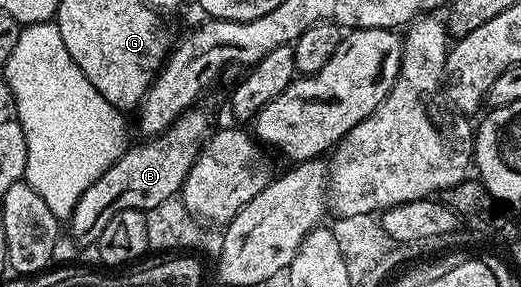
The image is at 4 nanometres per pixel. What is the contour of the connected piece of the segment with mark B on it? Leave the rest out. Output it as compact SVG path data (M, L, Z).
M199 109L188 110L164 134L148 137L140 146L128 145L126 152L97 181L89 184L89 188L85 188L69 219L71 225L69 237L72 242L83 248L94 247L101 232L105 232L105 224L109 224L109 220L113 220L117 212L126 210L146 212L182 191L189 168L193 168L200 148L213 133L210 116Z

